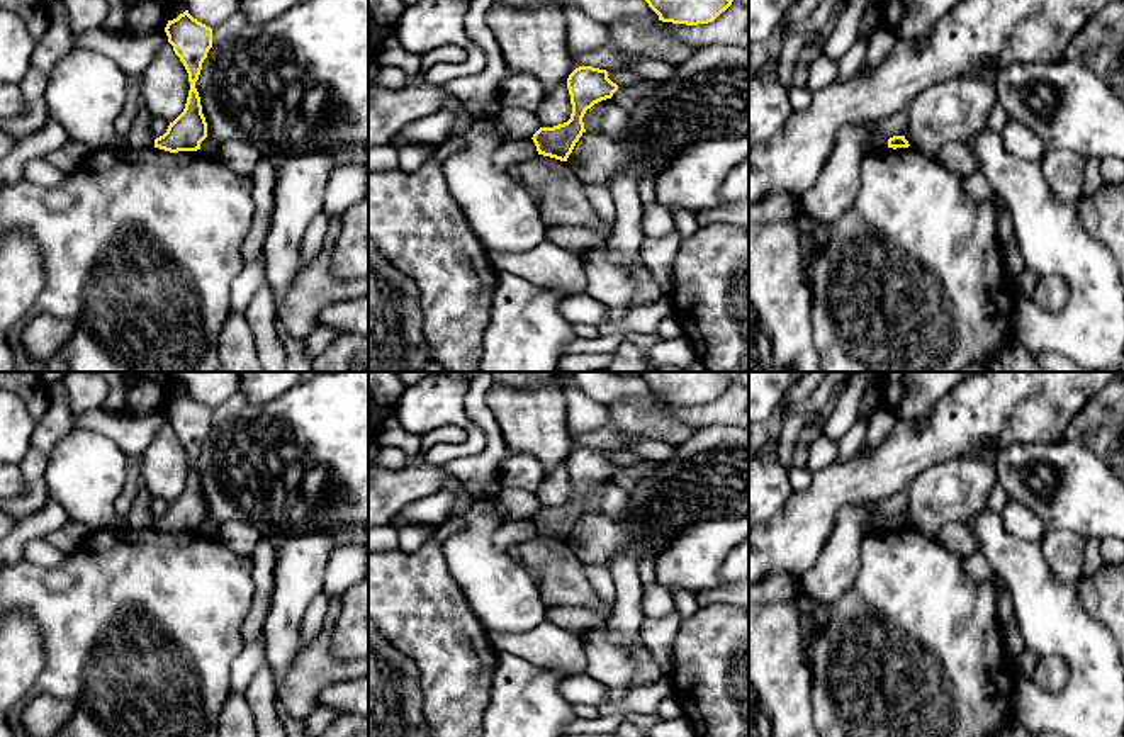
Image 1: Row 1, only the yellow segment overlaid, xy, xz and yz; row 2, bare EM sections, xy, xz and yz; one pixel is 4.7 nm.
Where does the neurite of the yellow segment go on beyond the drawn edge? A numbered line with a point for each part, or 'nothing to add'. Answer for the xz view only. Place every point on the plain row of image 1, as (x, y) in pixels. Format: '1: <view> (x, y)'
nothing to add

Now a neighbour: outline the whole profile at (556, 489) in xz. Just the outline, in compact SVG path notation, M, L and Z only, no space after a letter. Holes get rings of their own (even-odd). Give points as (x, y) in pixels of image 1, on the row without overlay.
M567 460L560 462L552 474L545 475L535 494L542 508L554 508L570 499L572 484L567 469Z

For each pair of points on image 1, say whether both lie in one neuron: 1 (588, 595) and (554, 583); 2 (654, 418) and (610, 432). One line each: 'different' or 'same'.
1: same
2: same

